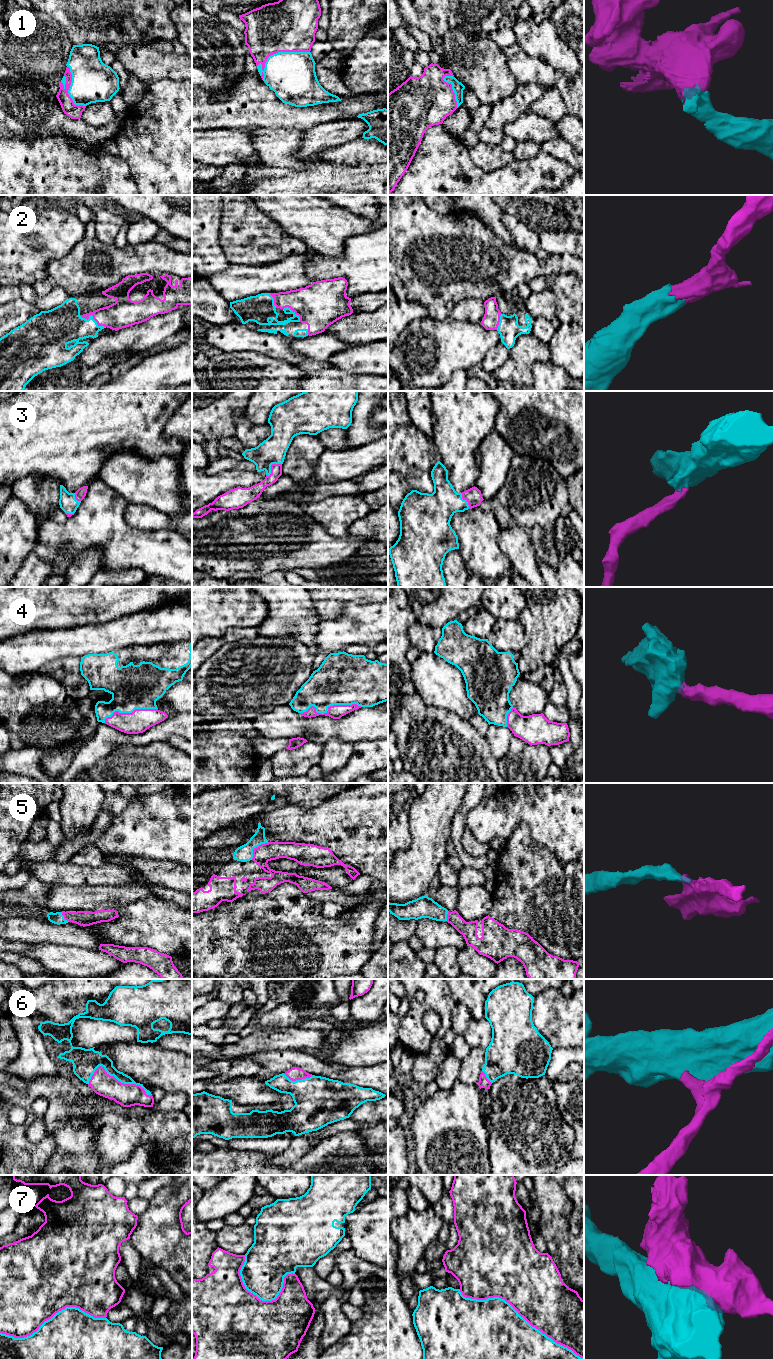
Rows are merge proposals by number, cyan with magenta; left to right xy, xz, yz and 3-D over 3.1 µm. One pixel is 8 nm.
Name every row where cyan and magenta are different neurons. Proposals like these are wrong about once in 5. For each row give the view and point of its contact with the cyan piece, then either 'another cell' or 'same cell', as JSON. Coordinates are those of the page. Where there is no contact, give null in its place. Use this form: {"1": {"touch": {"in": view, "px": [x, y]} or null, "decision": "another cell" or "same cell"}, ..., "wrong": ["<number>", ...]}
{"1": {"touch": {"in": "xz", "px": [278, 52]}, "decision": "same cell"}, "2": {"touch": {"in": "xy", "px": [92, 317]}, "decision": "same cell"}, "3": {"touch": {"in": "xz", "px": [270, 466]}, "decision": "same cell"}, "4": {"touch": {"in": "xz", "px": [329, 706]}, "decision": "same cell"}, "5": {"touch": {"in": "xz", "px": [255, 847]}, "decision": "same cell"}, "6": {"touch": {"in": "xy", "px": [118, 1080]}, "decision": "same cell"}, "7": {"touch": {"in": "yz", "px": [519, 1315]}, "decision": "another cell"}, "wrong": ["7"]}

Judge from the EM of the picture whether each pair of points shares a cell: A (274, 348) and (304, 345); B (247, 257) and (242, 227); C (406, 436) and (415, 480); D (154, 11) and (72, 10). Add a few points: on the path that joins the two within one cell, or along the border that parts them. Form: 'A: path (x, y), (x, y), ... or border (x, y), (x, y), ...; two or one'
A: border (291, 341), (290, 348), (305, 359); two
B: path (247, 250), (246, 234); one
C: path (406, 447), (412, 454), (412, 466), (415, 469); one
D: path (134, 10), (92, 10); one

